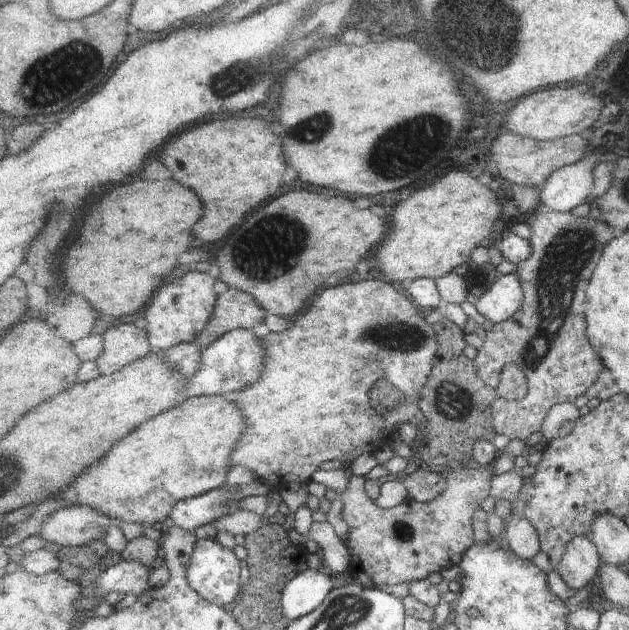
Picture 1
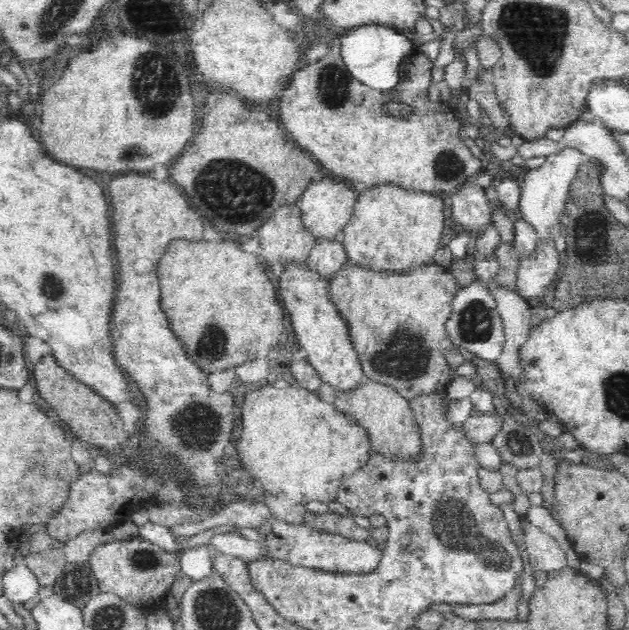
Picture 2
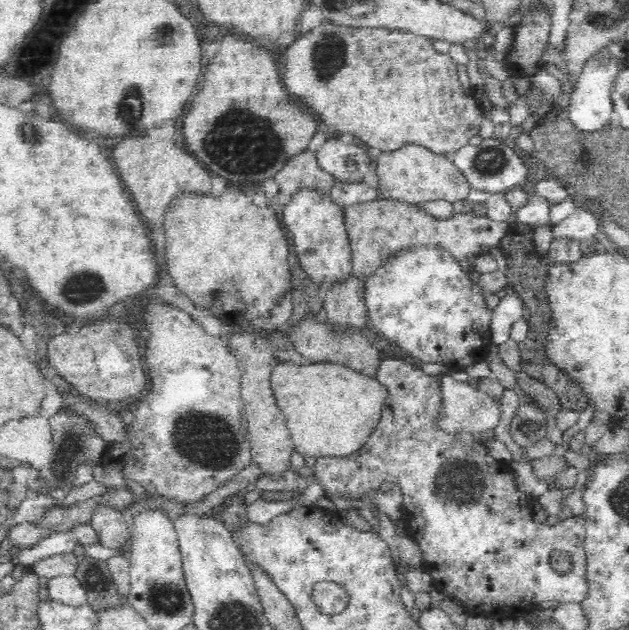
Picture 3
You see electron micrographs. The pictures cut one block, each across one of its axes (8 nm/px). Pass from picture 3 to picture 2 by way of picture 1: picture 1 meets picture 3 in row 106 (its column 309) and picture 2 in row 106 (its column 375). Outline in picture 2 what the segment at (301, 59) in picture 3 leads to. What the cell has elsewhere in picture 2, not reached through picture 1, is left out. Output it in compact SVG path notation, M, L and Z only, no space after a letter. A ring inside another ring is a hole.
M334 38L334 40L330 42L330 52L324 54L324 60L320 58L320 62L300 64L296 72L294 72L294 80L289 80L290 88L284 92L284 98L282 98L282 104L280 104L284 128L286 128L286 130L290 132L290 136L298 142L300 148L308 150L308 153L313 154L313 156L317 158L326 173L333 175L334 178L342 178L342 180L346 180L346 182L364 189L370 189L378 184L386 185L387 183L393 183L394 185L400 185L400 187L406 189L412 188L414 191L429 191L430 193L442 194L454 193L456 190L460 189L468 179L478 175L482 171L482 160L478 160L478 158L470 152L470 149L466 146L464 141L460 140L458 137L458 133L462 127L460 116L450 106L448 101L432 102L432 100L428 99L428 88L430 88L430 84L432 84L432 68L434 68L434 64L429 57L420 52L414 52L412 55L407 56L401 64L399 85L396 85L392 90L384 92L374 90L354 79L350 71L346 68L346 65L344 65L339 48L340 38ZM388 102L402 102L402 104L408 104L408 106L412 106L412 114L410 114L409 118L395 118L390 115L386 109L385 104L388 104Z

